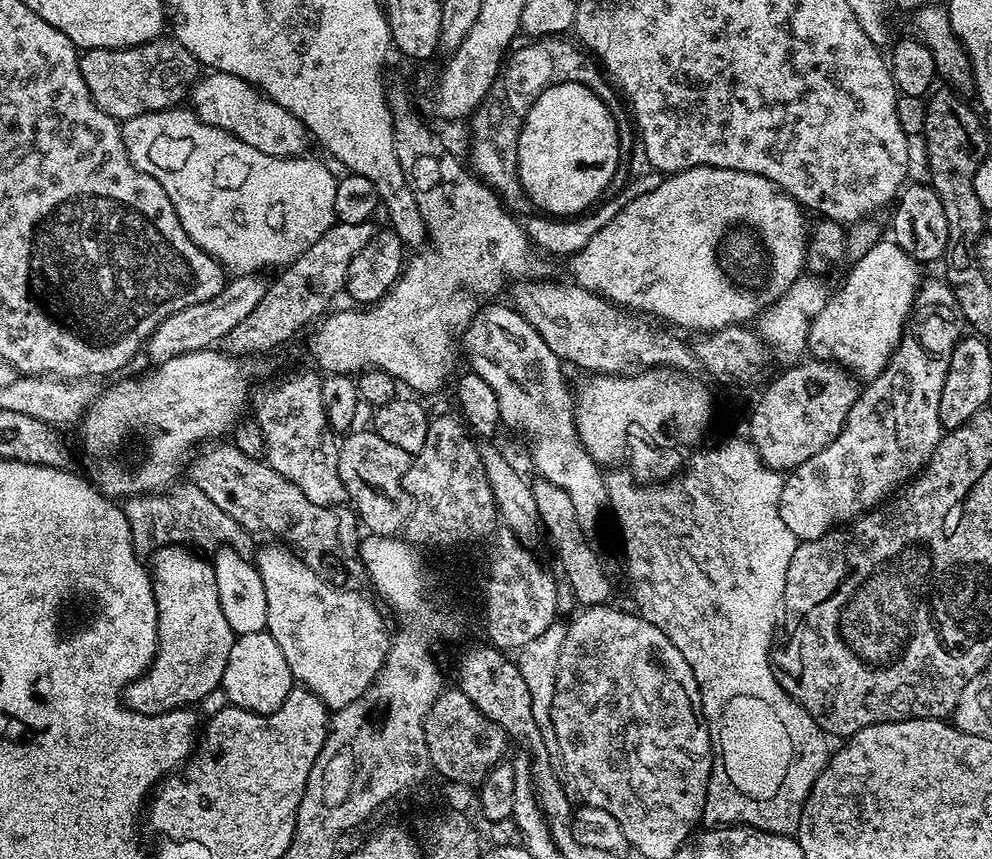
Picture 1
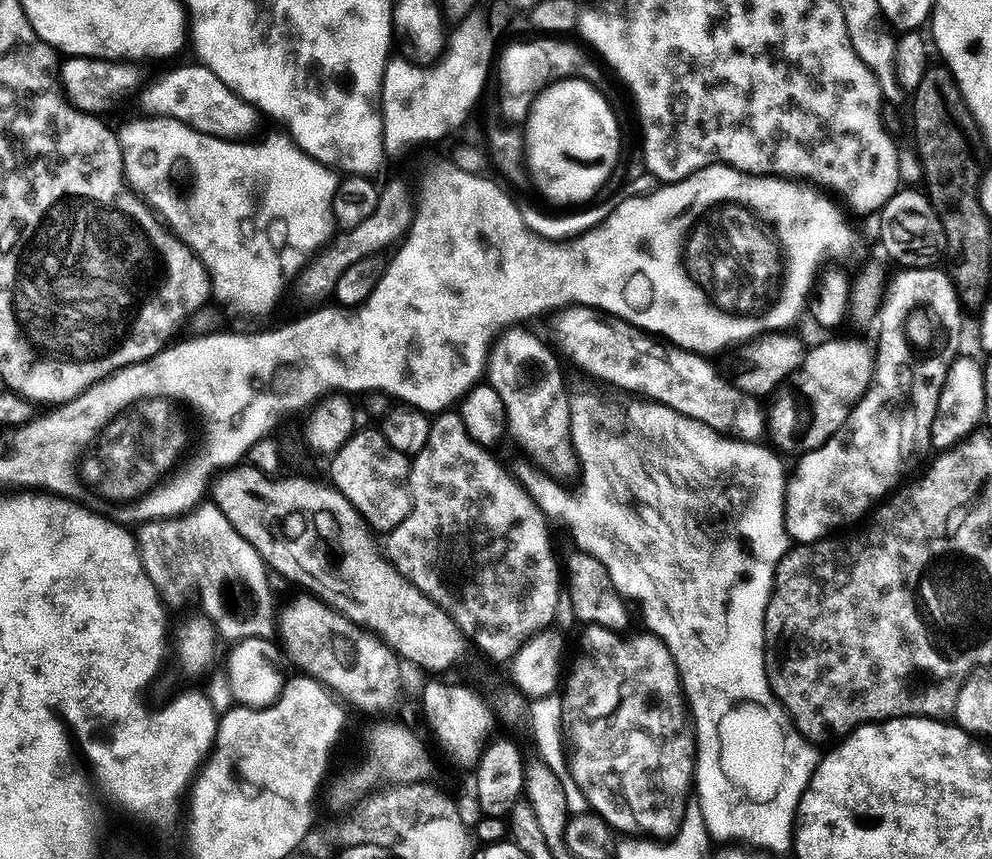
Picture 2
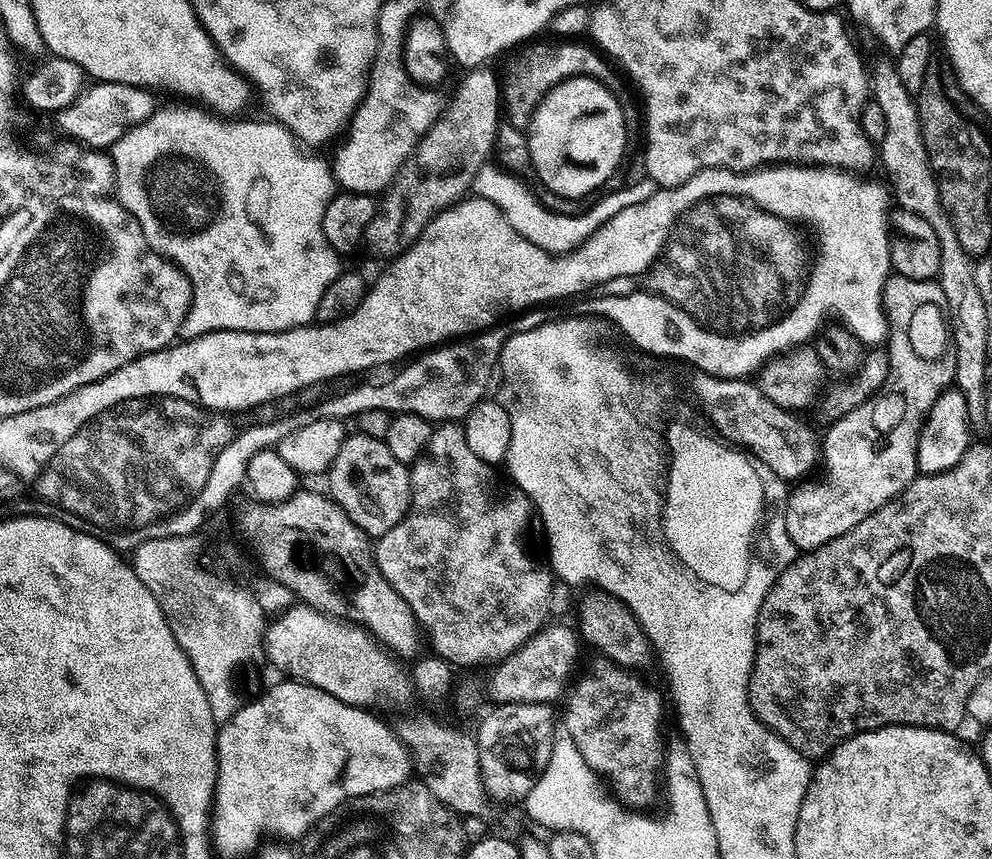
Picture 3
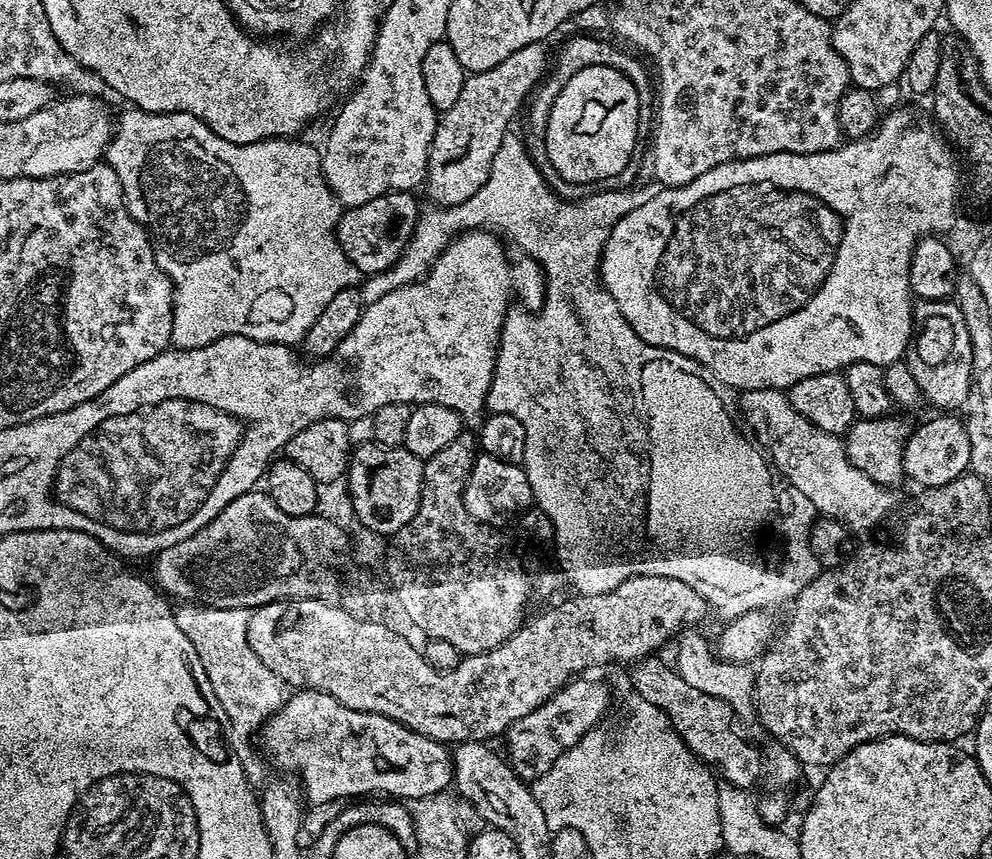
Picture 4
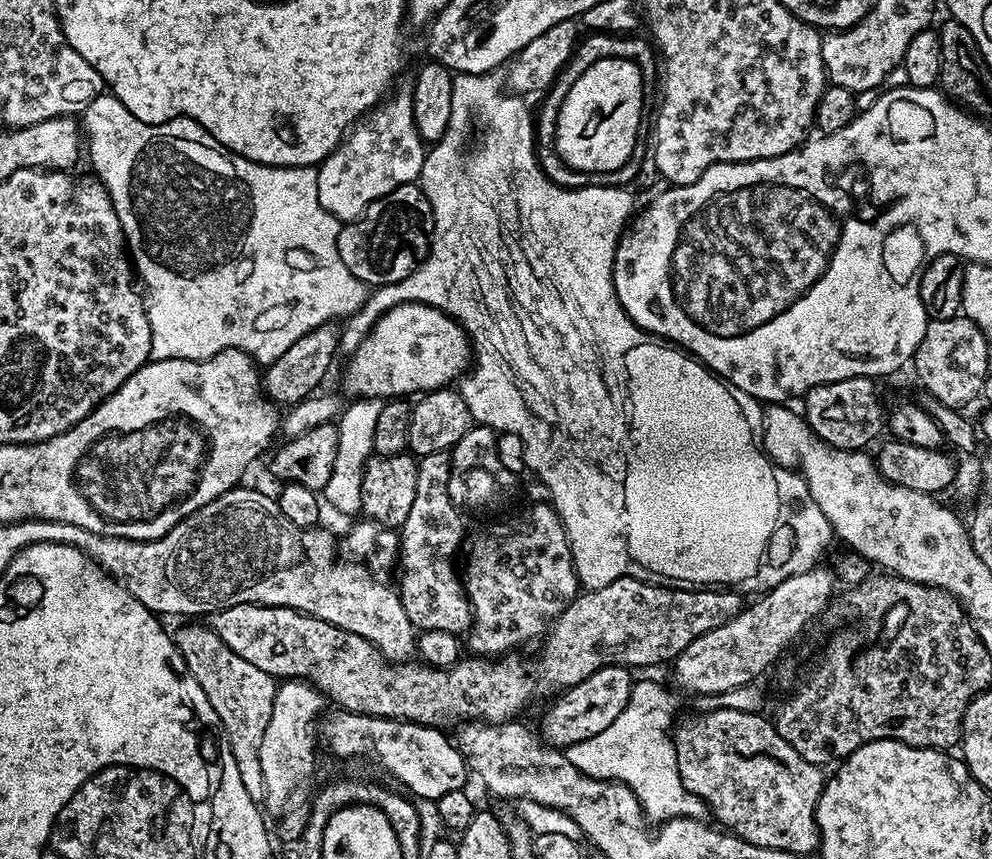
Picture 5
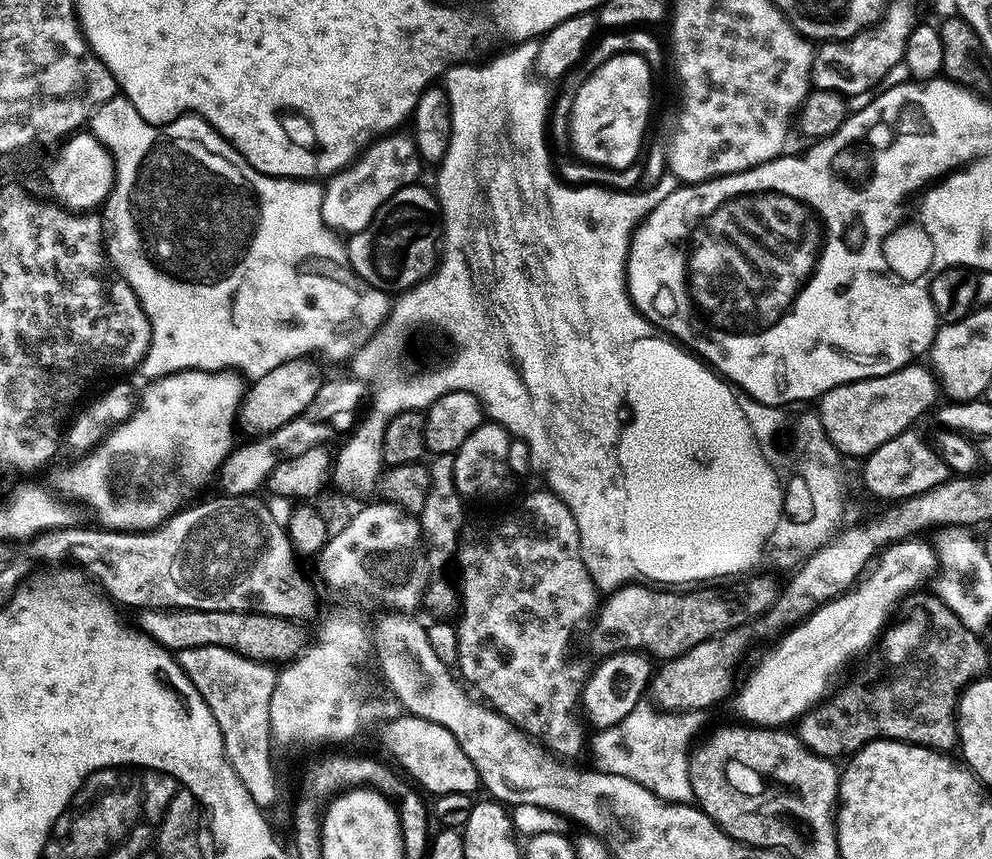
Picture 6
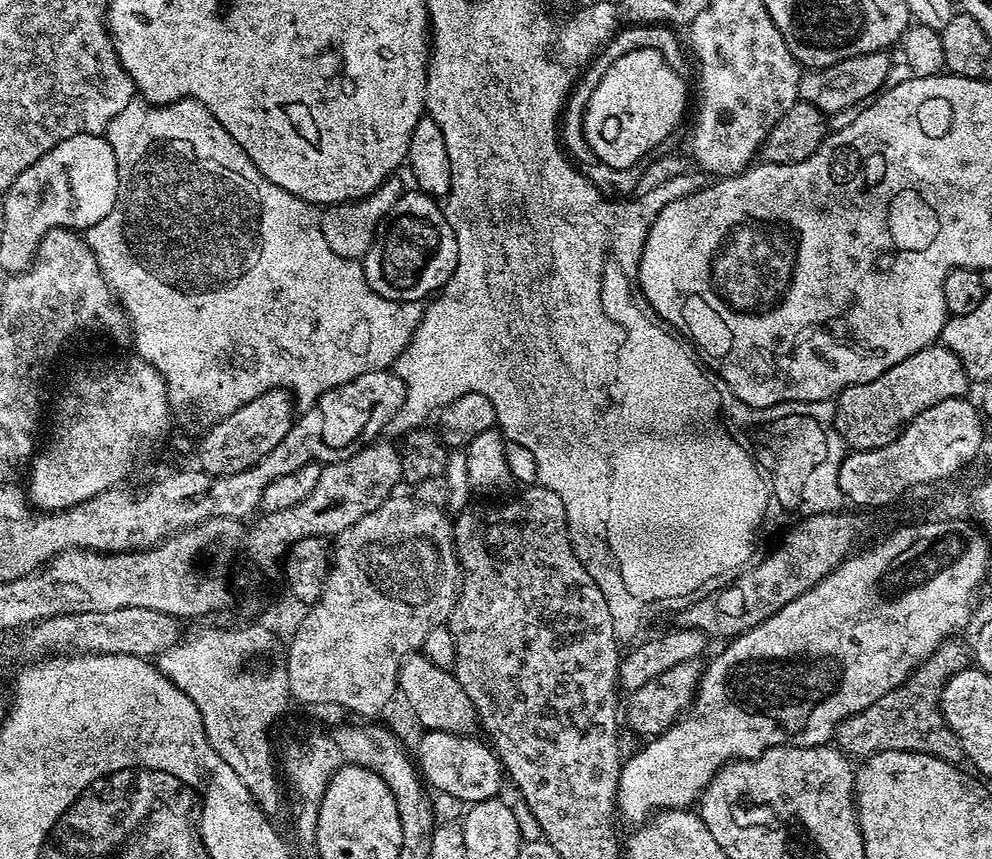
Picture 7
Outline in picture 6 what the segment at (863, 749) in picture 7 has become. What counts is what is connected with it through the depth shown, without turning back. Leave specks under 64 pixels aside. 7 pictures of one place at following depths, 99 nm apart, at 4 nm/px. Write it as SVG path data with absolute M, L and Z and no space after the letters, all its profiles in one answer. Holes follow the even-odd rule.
M919 596L908 609L903 609L904 617L883 633L884 660L892 668L865 688L846 688L800 718L799 738L812 752L829 758L848 758L872 740L881 738L903 740L945 754L957 747L956 701L965 689L960 685L962 622L939 596Z

